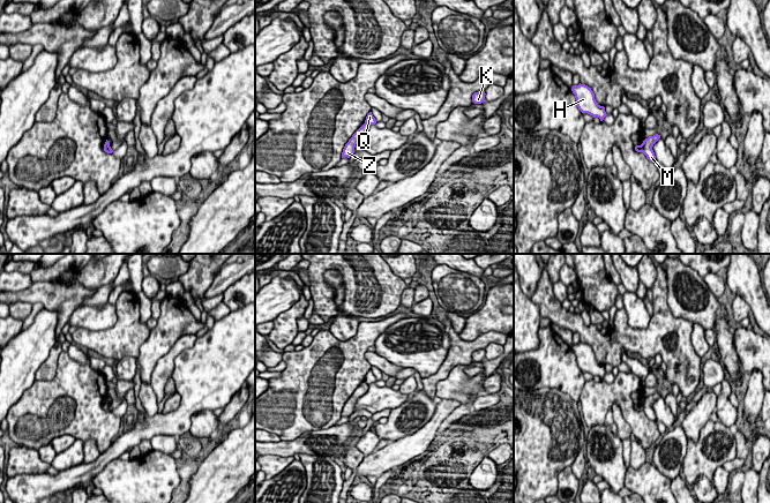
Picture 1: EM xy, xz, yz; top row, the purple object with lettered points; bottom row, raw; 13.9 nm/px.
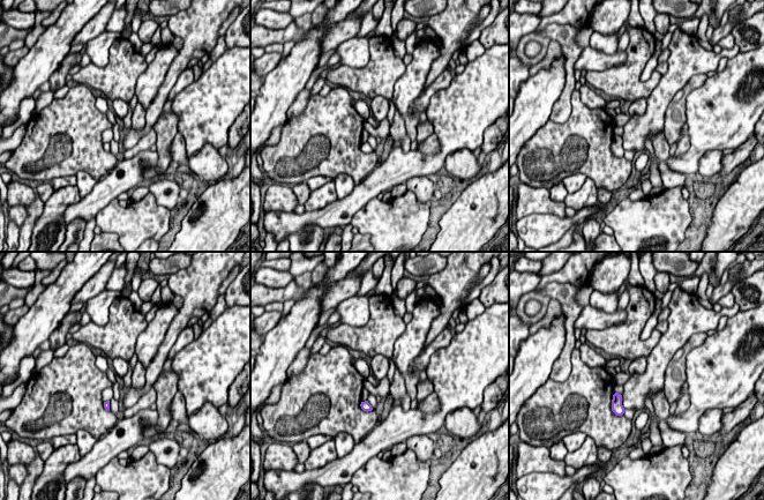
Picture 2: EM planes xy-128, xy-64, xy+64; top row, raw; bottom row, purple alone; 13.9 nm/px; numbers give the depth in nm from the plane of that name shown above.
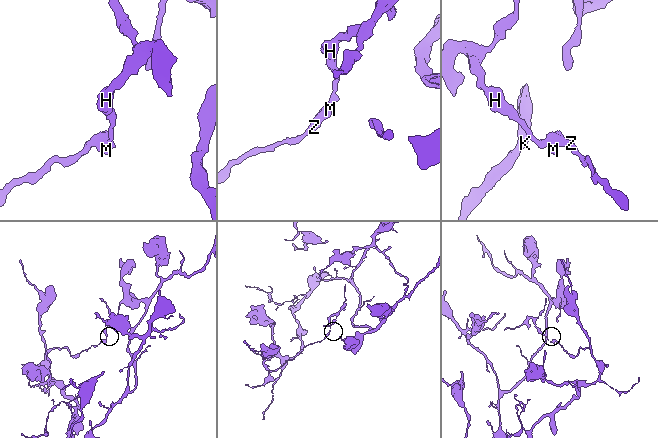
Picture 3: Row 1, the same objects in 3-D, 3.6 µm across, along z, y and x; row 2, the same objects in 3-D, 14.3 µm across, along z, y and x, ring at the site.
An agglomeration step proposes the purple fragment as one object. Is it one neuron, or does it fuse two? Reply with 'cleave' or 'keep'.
cleave

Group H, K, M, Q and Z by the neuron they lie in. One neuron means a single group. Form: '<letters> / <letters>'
H Q / K M Z

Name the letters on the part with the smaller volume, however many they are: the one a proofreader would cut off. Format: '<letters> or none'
H, Q

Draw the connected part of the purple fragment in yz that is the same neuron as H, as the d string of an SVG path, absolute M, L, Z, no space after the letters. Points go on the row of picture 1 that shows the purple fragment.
M585 84L573 85L571 91L575 95L577 107L582 113L588 113L593 118L599 118L600 121L607 115L605 112L605 107L600 106L596 99L595 93Z

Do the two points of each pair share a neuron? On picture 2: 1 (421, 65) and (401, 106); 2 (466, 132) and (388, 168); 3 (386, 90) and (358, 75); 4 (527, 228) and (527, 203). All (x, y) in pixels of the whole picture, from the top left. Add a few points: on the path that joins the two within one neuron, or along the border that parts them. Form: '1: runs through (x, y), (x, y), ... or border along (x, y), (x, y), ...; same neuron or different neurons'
1: runs through (414, 75), (403, 96); same neuron
2: runs through (447, 148), (431, 164), (407, 165); same neuron
3: runs through (379, 83), (375, 80), (365, 80); same neuron
4: border along (555, 215), (529, 214), (521, 218); different neurons

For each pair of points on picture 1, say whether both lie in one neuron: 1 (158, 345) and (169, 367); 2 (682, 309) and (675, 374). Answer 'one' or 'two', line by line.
1: two
2: two

